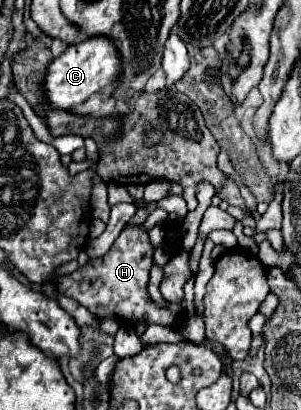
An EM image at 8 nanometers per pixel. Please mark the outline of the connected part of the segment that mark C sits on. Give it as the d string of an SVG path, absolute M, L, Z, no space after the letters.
M86 38L76 46L68 46L66 52L50 62L42 86L46 90L50 106L54 106L56 110L70 110L70 106L86 102L94 92L100 92L104 86L112 84L112 80L116 80L118 76L118 68L118 48L114 48L114 42L110 42L110 38Z

